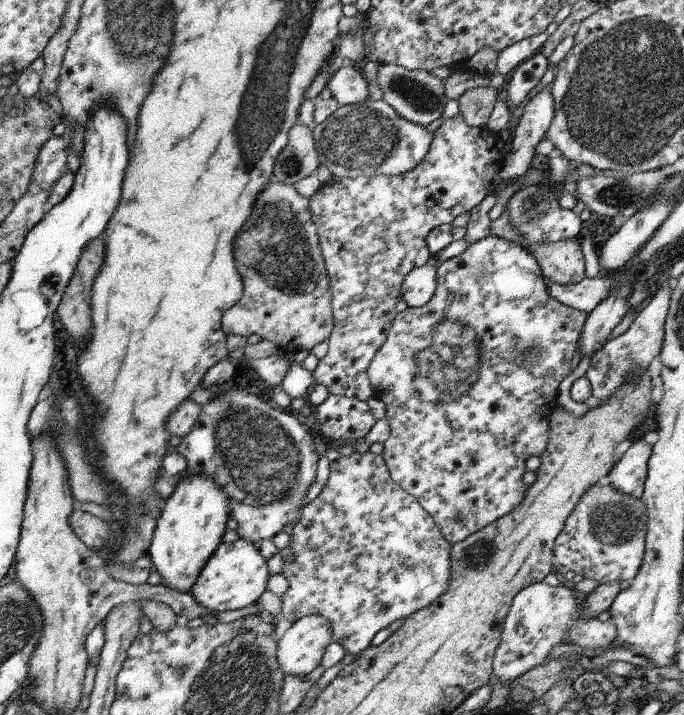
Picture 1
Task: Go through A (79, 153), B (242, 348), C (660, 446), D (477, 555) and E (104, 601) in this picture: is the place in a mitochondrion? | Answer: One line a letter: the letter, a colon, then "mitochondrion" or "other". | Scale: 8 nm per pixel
A: other
B: other
C: other
D: mitochondrion
E: other

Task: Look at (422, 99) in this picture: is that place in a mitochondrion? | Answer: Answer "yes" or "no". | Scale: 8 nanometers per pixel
yes

